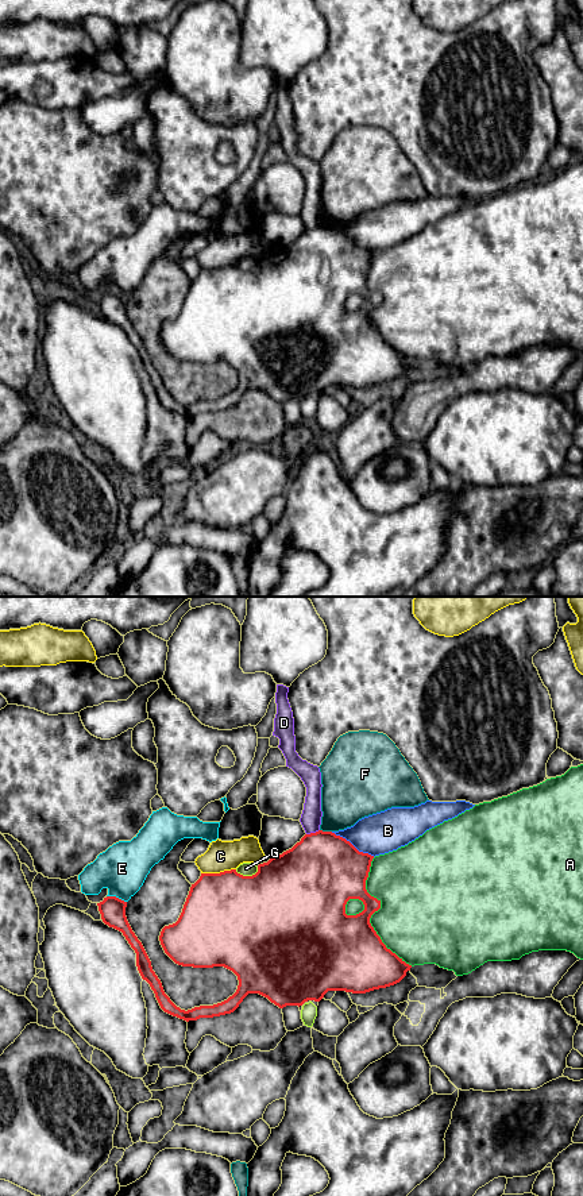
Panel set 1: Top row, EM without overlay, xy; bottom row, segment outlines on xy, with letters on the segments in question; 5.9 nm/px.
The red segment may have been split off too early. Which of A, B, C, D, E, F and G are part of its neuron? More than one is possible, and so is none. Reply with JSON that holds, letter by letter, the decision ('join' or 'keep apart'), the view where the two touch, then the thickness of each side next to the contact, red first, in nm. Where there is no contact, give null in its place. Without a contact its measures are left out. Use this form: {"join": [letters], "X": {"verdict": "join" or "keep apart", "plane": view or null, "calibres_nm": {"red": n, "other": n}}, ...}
{"join": [], "A": {"verdict": "keep apart", "plane": "xy", "calibres_nm": {"red": 360, "other": 440}}, "B": {"verdict": "keep apart", "plane": "xy", "calibres_nm": {"red": 460, "other": 240}}, "C": {"verdict": "keep apart", "plane": "xy", "calibres_nm": {"red": 500, "other": 180}}, "D": {"verdict": "keep apart", "plane": "xy", "calibres_nm": {"red": 460, "other": 130}}, "E": {"verdict": "keep apart", "plane": "xy", "calibres_nm": {"red": 150, "other": 300}}, "F": {"verdict": "keep apart", "plane": "xy", "calibres_nm": {"red": 460, "other": 300}}, "G": {"verdict": "keep apart", "plane": "xy", "calibres_nm": {"red": 500, "other": 80}}}

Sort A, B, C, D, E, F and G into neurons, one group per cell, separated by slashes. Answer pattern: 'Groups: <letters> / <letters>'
Groups: A / B / C / D / E / F / G

